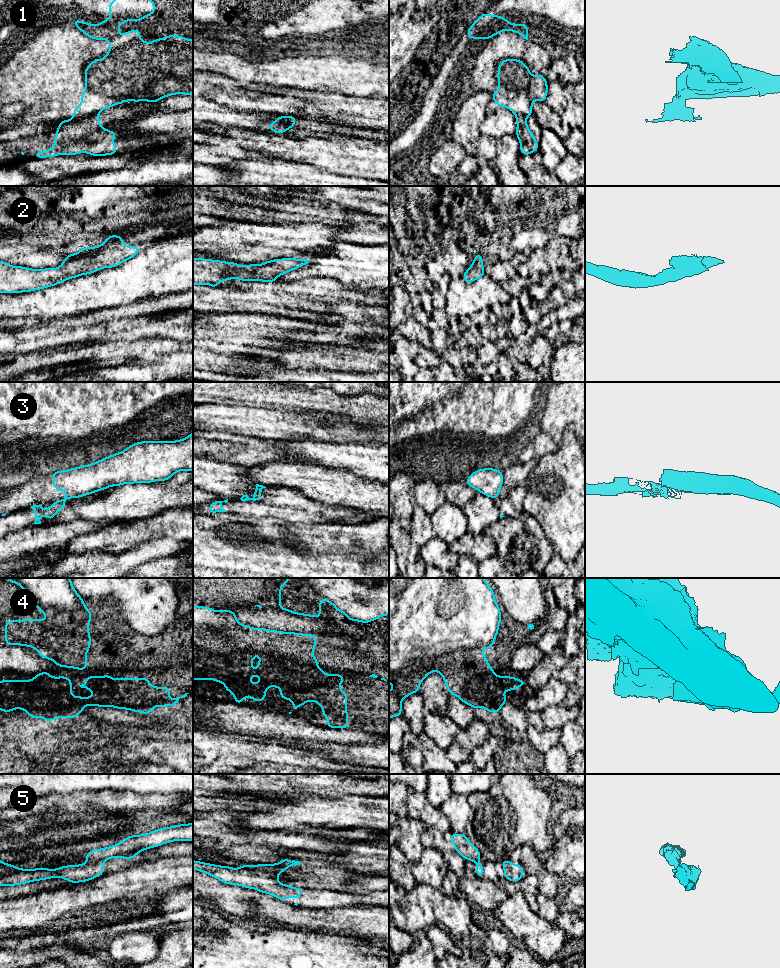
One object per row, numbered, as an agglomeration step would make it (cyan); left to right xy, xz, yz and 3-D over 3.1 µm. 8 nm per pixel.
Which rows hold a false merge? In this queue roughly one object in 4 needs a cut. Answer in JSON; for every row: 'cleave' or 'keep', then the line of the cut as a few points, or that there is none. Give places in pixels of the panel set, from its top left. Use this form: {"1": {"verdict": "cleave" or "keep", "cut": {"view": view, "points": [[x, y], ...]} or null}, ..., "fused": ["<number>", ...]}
{"1": {"verdict": "cleave", "cut": {"view": "xy", "points": [[97, 113], [73, 119]]}}, "2": {"verdict": "keep", "cut": null}, "3": {"verdict": "cleave", "cut": {"view": "xy", "points": [[62, 498], [65, 500]]}}, "4": {"verdict": "cleave", "cut": {"view": "xy", "points": [[92, 677], [93, 681], [114, 687], [117, 691], [115, 707]]}}, "5": {"verdict": "cleave", "cut": {"view": "xy", "points": [[99, 860], [89, 862]]}}, "fused": ["1", "3", "4", "5"]}

